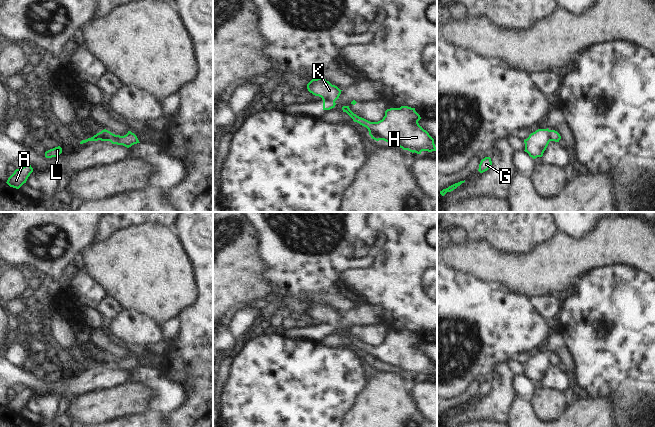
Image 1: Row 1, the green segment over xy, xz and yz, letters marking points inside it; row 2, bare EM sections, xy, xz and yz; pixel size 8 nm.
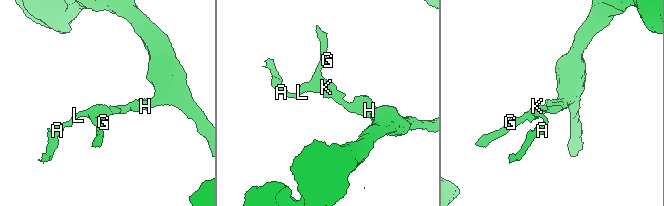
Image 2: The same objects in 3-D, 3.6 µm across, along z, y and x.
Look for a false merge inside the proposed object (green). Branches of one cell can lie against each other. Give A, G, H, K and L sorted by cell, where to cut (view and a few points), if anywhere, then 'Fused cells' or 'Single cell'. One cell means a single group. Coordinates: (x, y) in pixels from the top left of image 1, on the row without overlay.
Groups: A G K L / H. Split along xz (334, 324), (323, 326). Fused cells.

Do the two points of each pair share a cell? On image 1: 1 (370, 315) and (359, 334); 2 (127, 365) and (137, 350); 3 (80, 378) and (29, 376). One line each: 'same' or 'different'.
1: different
2: same
3: same

